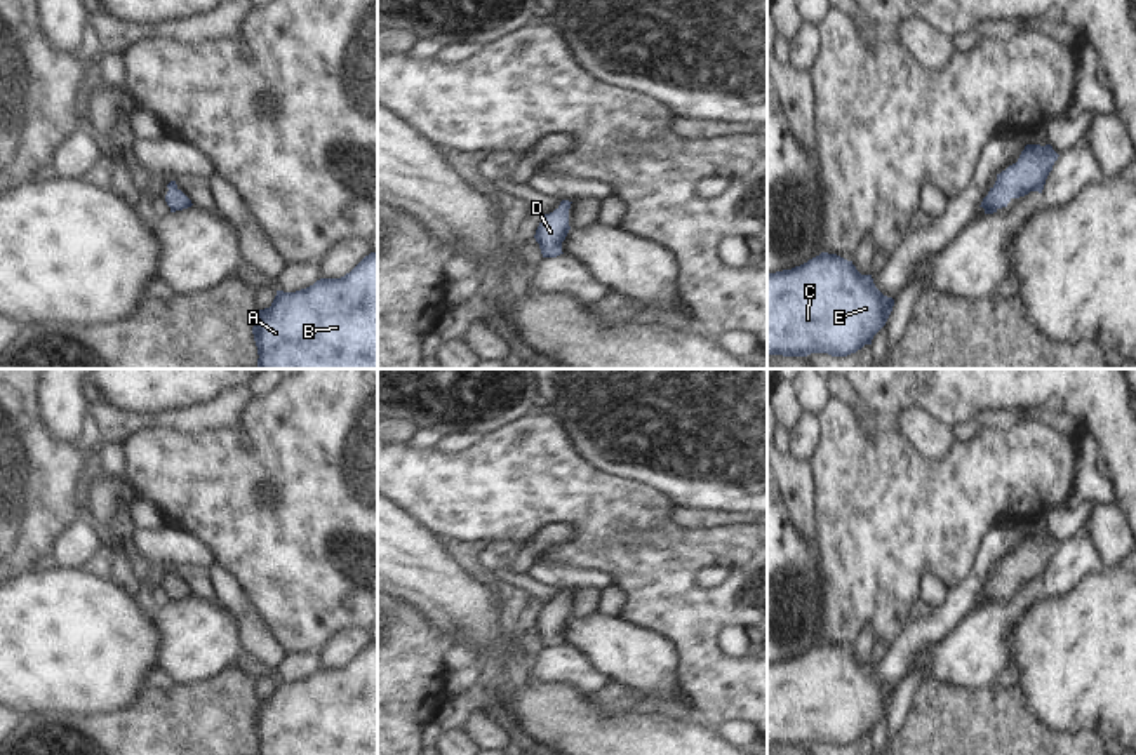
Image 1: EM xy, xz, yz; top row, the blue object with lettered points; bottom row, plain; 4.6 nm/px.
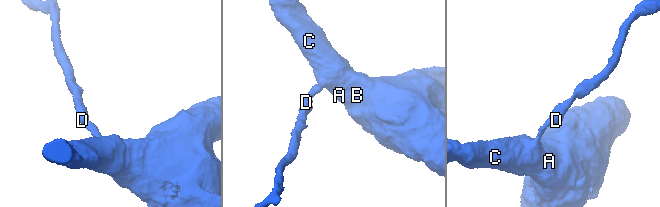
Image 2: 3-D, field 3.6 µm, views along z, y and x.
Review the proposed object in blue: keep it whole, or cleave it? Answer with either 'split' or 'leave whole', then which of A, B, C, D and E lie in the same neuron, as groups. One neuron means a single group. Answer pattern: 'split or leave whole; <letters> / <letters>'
leave whole; A B C D E

